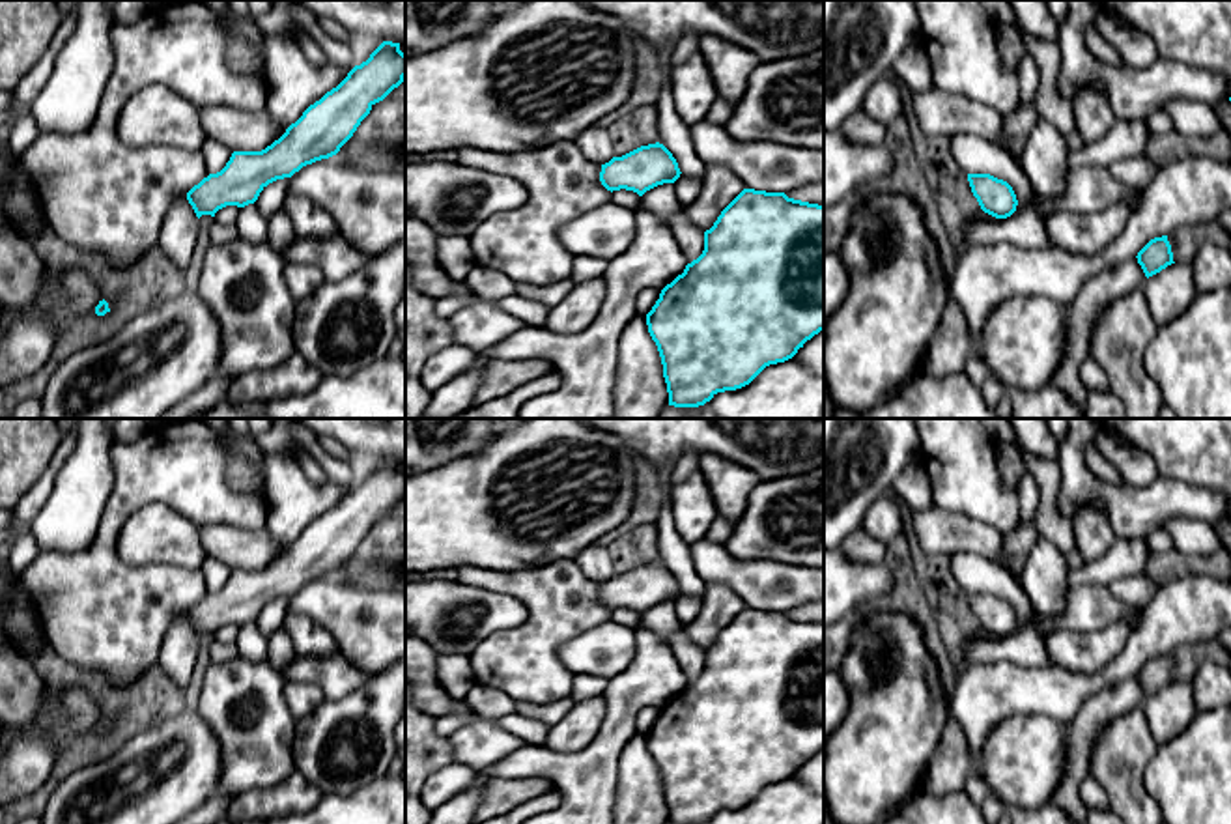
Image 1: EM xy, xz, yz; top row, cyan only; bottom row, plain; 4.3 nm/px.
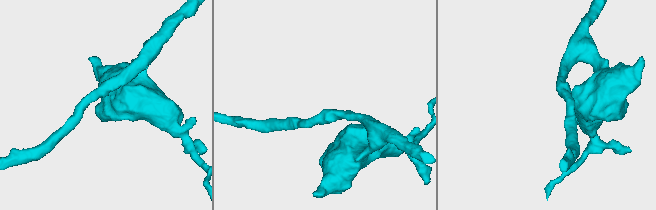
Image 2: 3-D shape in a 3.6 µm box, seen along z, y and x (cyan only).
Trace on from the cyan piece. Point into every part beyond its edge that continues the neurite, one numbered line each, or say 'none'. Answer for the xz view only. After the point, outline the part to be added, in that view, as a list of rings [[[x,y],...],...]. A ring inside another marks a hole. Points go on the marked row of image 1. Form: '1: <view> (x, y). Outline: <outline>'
none

